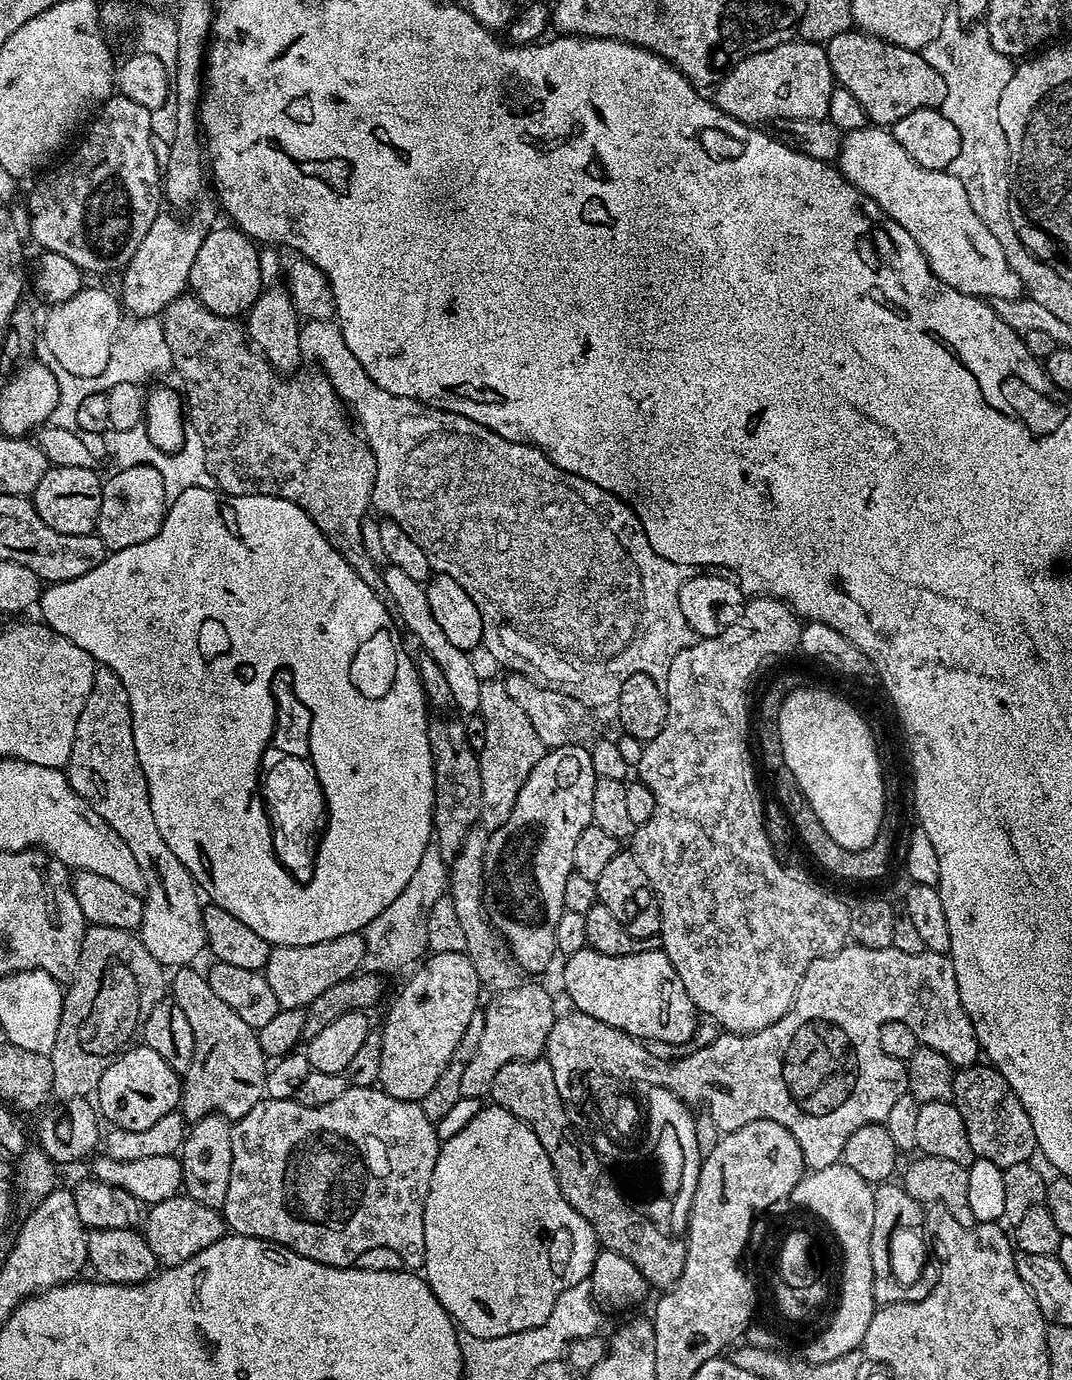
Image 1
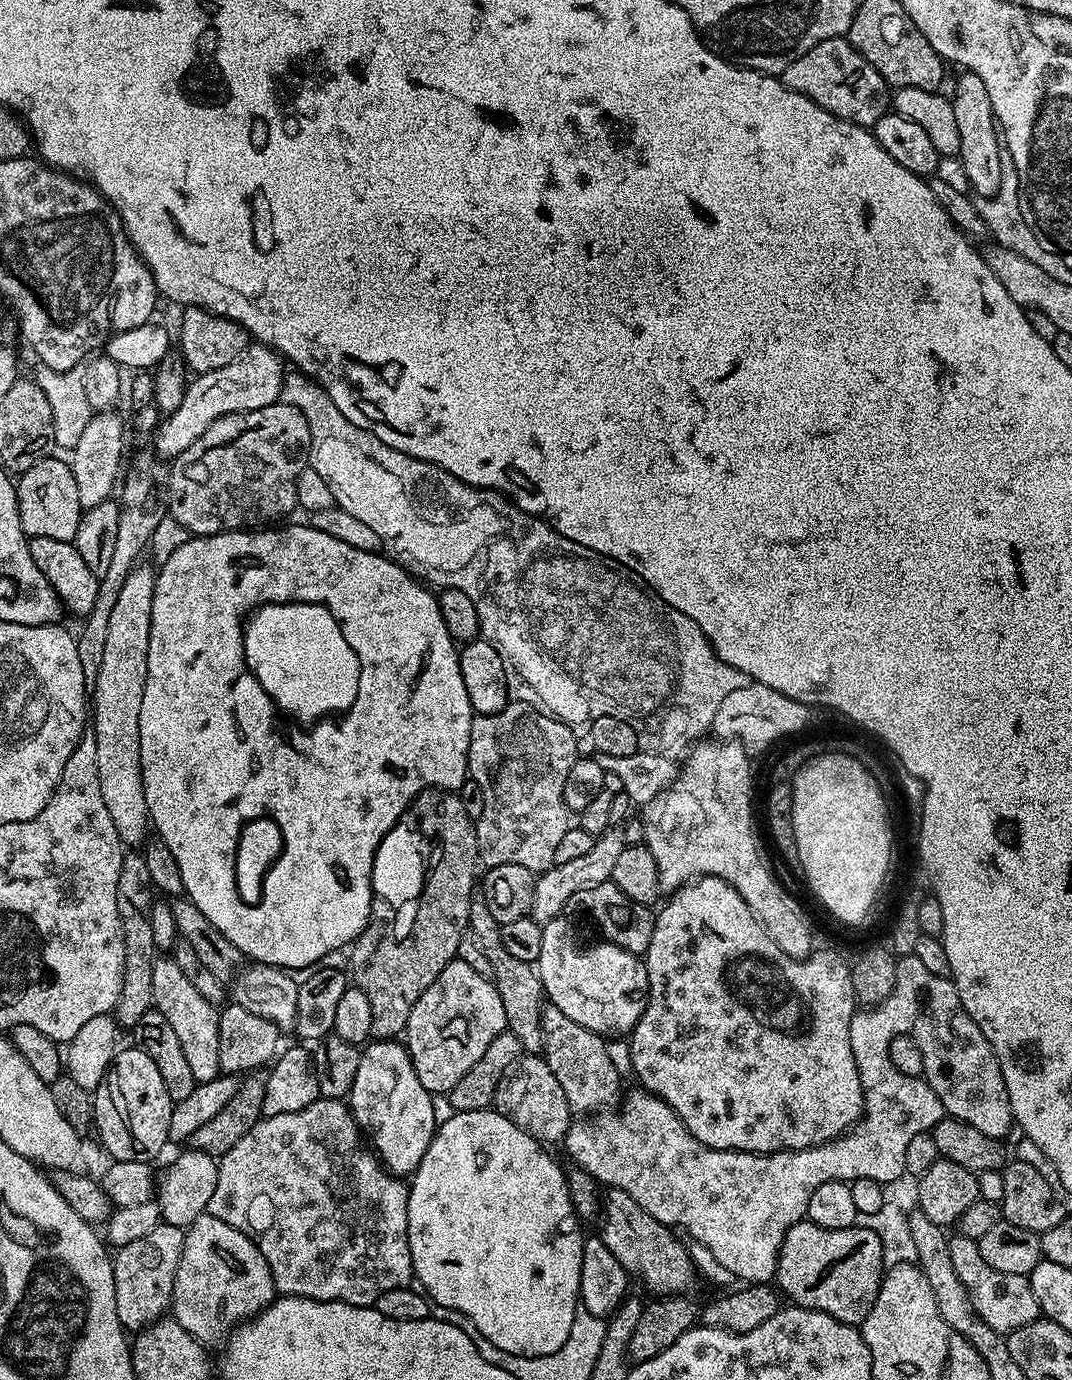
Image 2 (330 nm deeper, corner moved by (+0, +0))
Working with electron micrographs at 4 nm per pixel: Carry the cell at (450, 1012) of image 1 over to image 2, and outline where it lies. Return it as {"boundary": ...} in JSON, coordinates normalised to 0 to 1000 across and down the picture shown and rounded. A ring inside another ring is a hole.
{"boundary":[[[426,694],[421,696],[416,703],[412,703],[412,706],[405,709],[405,712],[401,712],[394,723],[386,726],[386,732],[382,732],[382,738],[377,744],[375,754],[381,760],[386,778],[390,778],[390,784],[393,787],[404,793],[410,791],[417,793],[421,788],[427,787],[431,778],[435,778],[435,775],[438,775],[438,772],[442,772],[442,770],[446,770],[446,767],[453,764],[457,755],[461,755],[465,749],[471,748],[473,743],[472,732],[468,730],[468,723],[465,723],[463,714],[456,708],[446,706],[442,700],[435,700],[435,697]]]}

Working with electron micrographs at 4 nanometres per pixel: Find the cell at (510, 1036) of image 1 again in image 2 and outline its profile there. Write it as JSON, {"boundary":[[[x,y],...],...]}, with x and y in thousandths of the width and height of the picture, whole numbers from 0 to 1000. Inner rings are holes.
{"boundary":[[[500,764],[488,766],[479,778],[470,781],[462,791],[459,801],[463,806],[476,810],[485,818],[490,818],[507,829],[525,827],[535,809],[521,781],[507,766]]]}

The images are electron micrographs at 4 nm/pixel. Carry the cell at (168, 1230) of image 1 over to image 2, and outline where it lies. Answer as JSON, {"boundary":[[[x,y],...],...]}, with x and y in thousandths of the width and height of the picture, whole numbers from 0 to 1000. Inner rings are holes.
{"boundary":[[[193,880],[185,882],[174,889],[159,946],[160,953],[170,961],[170,964],[191,975],[201,974],[204,971],[206,973],[221,959],[238,955],[258,938],[257,930],[252,923],[252,917],[248,917],[248,912],[244,912],[244,906],[241,906],[239,901],[226,894],[226,891],[218,891],[218,888],[211,888],[211,886]]]}

